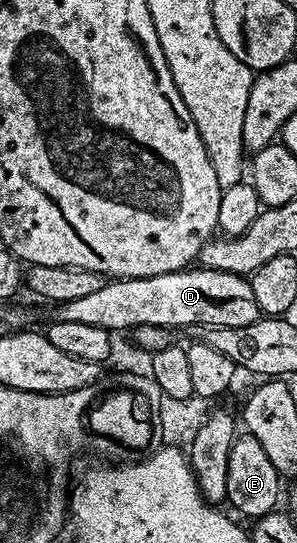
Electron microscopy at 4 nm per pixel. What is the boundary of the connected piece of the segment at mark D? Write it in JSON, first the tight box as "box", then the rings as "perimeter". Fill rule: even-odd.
{"box":[51,266,262,334],"perimeter":[[[192,266],[183,272],[154,274],[150,278],[112,278],[104,283],[102,290],[74,298],[74,302],[57,304],[51,310],[52,320],[102,326],[102,330],[109,334],[142,326],[162,326],[173,330],[188,328],[191,324],[203,330],[250,326],[250,322],[262,316],[258,302],[254,302],[252,285],[243,275],[203,266]]]}

